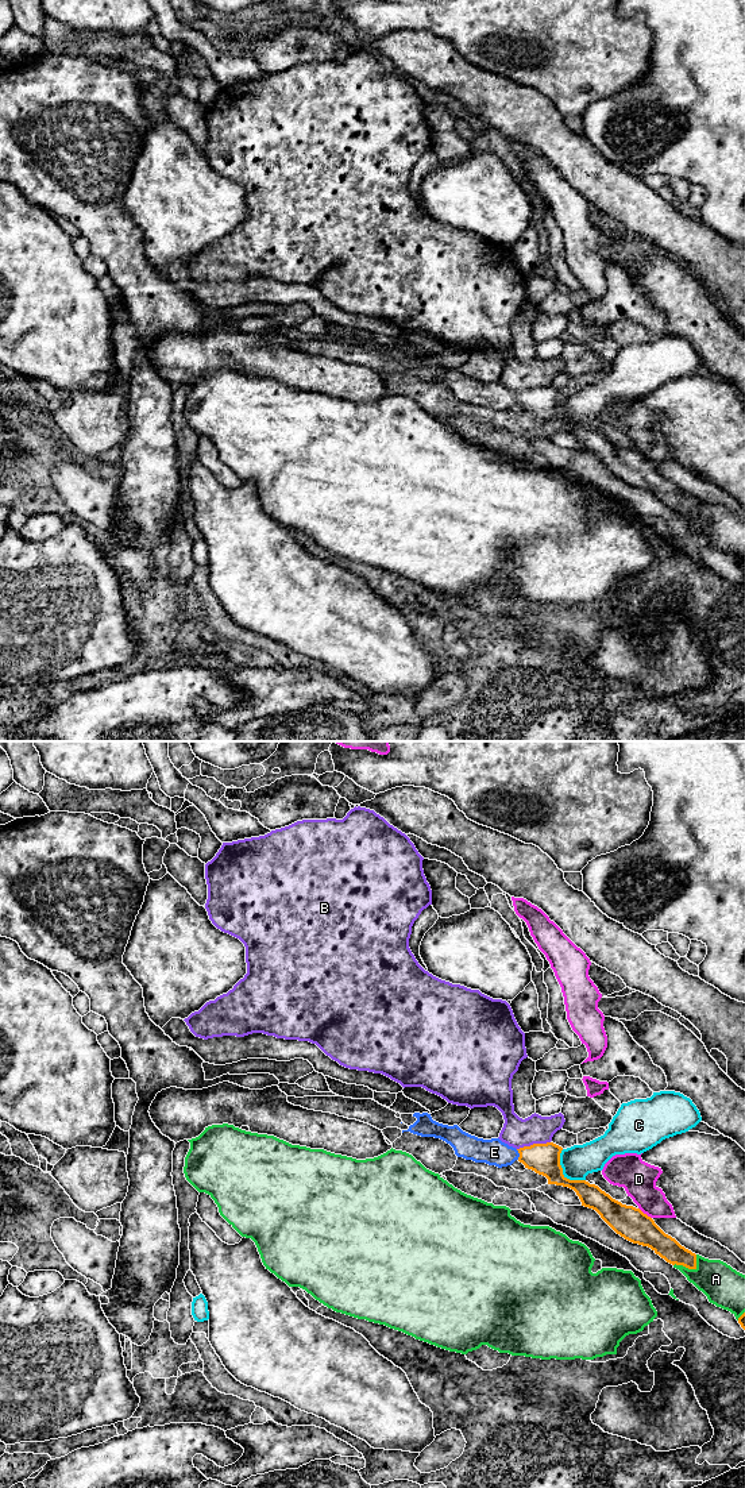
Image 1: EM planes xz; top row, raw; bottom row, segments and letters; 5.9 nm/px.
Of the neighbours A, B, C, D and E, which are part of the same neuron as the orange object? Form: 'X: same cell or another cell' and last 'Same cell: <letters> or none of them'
A: another cell
B: another cell
C: another cell
D: another cell
E: same cell
Same cell: E

